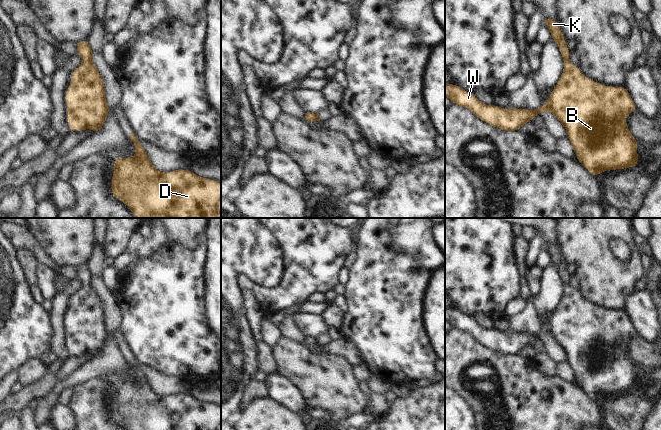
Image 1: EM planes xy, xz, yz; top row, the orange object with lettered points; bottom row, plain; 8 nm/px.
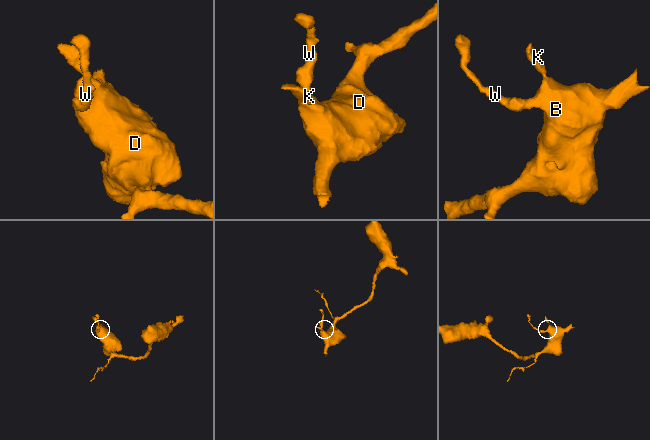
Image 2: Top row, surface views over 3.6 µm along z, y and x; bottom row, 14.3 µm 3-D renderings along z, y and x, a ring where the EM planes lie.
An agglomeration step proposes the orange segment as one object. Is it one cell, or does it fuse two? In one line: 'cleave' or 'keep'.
keep

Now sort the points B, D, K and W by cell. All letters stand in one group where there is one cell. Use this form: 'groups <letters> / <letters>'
groups B D K W

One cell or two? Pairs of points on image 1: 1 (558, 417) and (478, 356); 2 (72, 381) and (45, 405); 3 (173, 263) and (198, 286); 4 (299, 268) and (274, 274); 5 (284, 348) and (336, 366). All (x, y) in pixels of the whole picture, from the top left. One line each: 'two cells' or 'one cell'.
1: one cell
2: one cell
3: one cell
4: two cells
5: one cell

